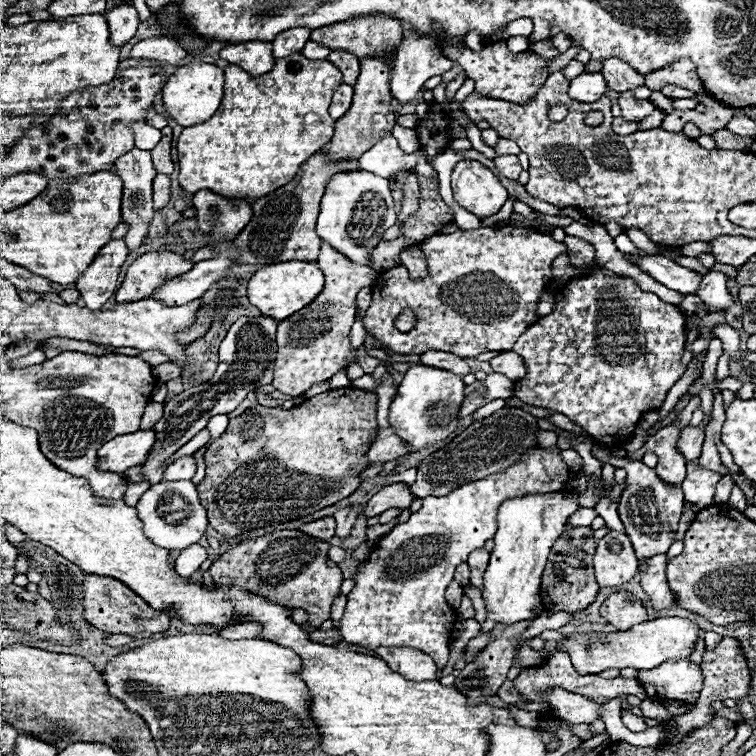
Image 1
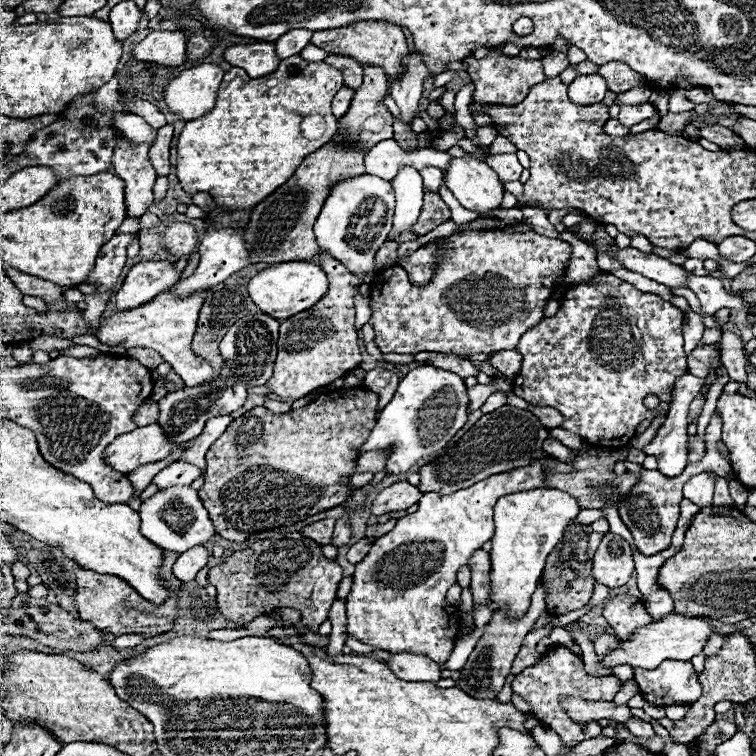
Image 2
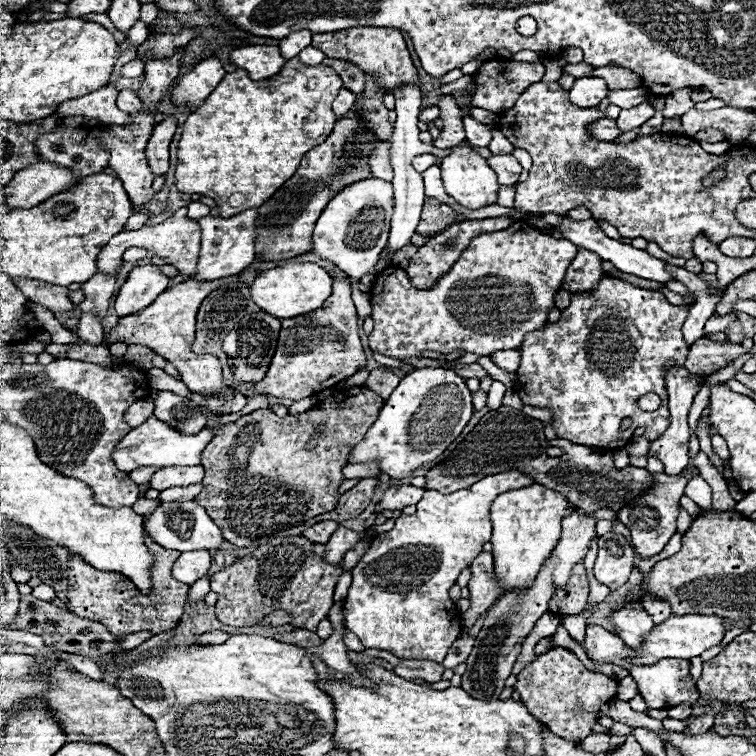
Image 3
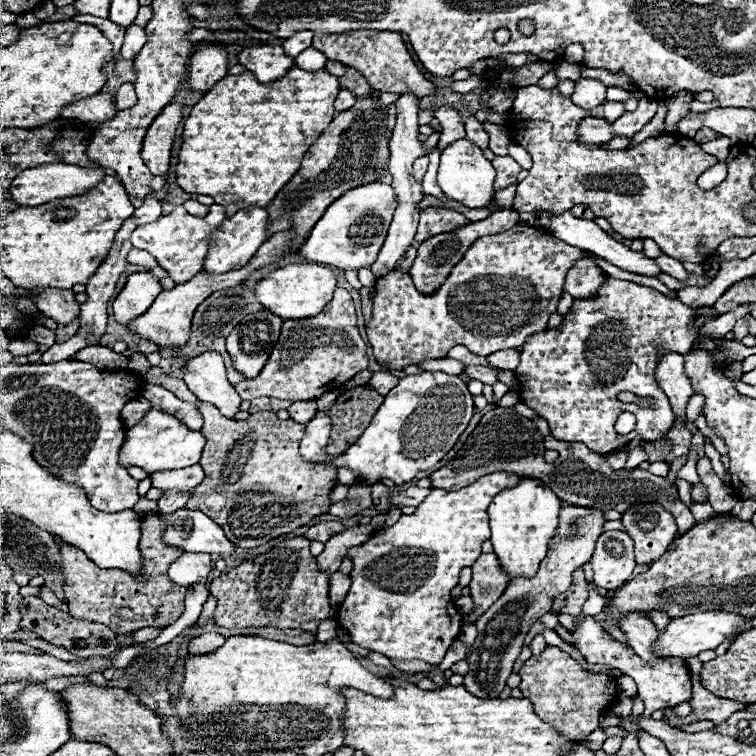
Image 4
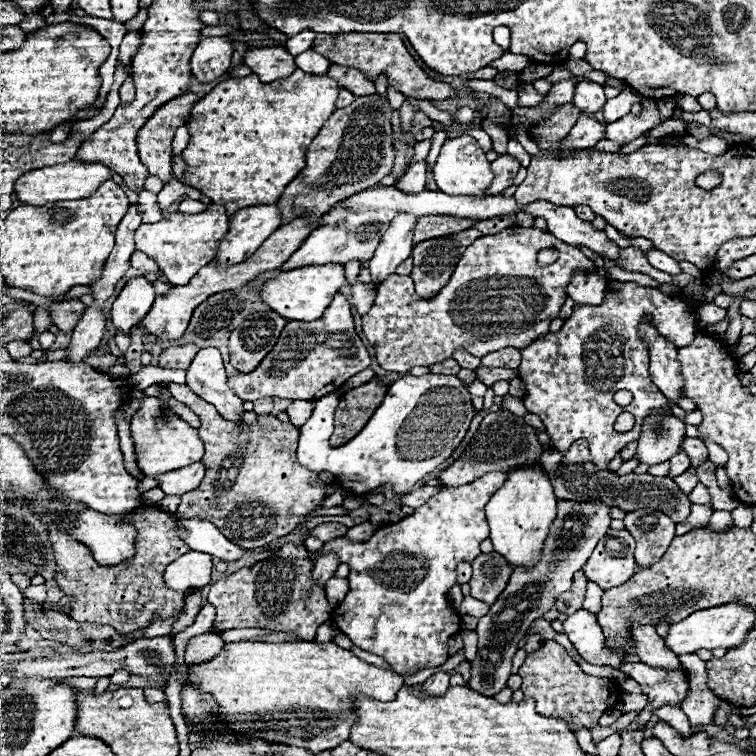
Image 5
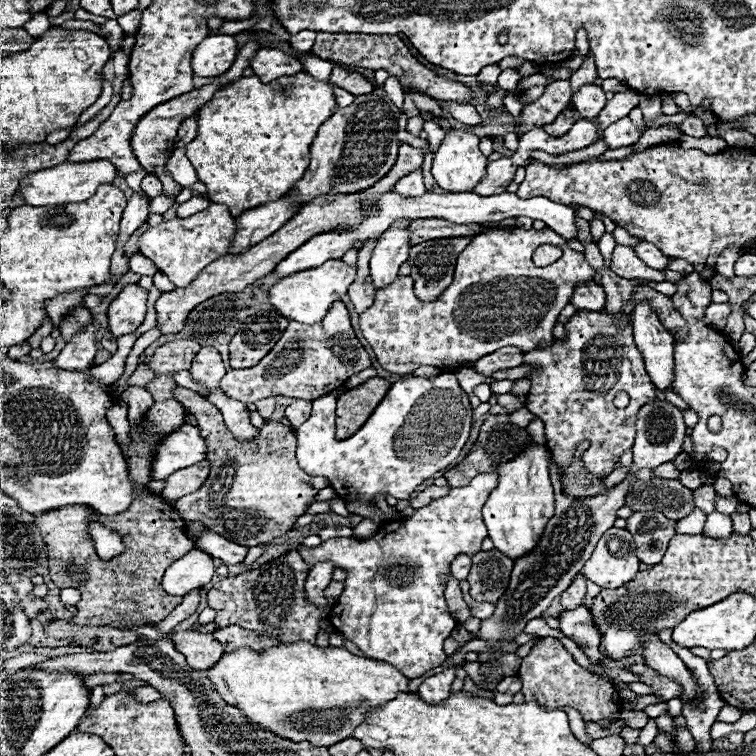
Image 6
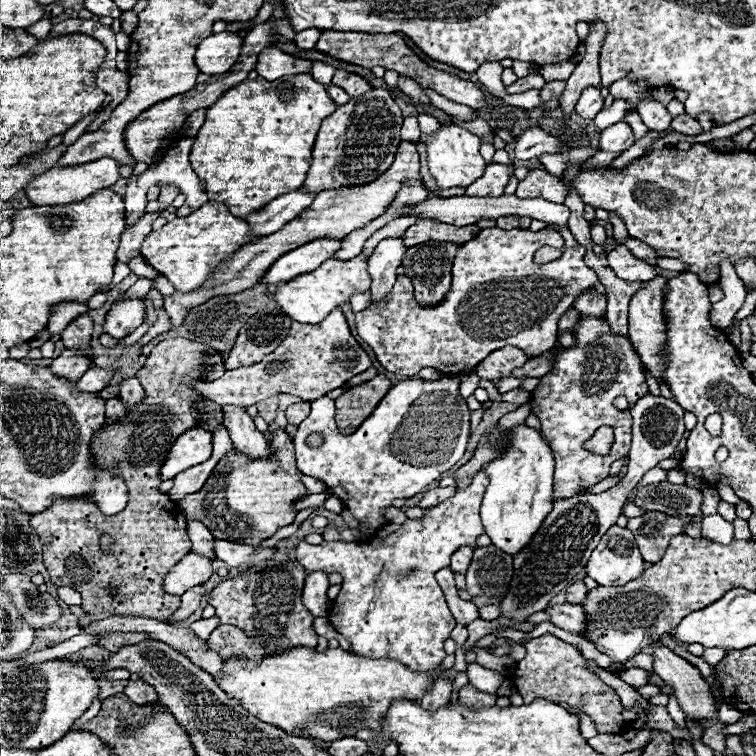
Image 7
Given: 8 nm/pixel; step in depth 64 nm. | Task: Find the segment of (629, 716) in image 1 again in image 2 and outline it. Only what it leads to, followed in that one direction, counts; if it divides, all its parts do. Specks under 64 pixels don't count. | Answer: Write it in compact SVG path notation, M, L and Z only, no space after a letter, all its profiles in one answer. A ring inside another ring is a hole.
M630 720L630 722L626 722L626 726L628 726L628 730L630 730L636 738L650 740L650 738L654 736L652 726L650 726L650 724L646 724L646 722L642 722L642 720Z

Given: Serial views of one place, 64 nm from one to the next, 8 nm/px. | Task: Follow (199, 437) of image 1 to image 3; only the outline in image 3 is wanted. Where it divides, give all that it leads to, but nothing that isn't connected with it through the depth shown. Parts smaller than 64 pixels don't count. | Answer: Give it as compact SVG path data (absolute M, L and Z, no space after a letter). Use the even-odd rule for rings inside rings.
M144 467L144 469L135 469L129 473L130 478L138 484L141 489L145 483L149 484L150 478L157 471L157 468Z

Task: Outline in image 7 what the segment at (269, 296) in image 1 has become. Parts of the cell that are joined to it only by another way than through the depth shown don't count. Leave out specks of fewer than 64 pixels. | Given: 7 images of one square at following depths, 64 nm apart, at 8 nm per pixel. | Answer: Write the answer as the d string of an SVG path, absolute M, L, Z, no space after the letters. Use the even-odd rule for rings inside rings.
M358 254L356 258L348 260L346 268L344 268L344 260L330 258L318 270L314 270L310 274L302 274L302 276L298 276L298 278L282 284L276 290L274 298L282 306L284 314L288 314L292 320L296 320L300 324L318 324L336 306L342 306L344 302L350 302L352 294L356 294L356 292L368 292L370 290L370 276L368 276L366 268L368 268L368 258L364 254Z

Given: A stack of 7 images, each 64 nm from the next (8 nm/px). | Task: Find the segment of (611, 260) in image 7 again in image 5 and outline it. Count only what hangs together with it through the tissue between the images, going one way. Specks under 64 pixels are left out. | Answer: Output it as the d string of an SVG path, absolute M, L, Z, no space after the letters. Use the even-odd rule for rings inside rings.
M628 246L628 248L620 248L616 266L626 270L626 272L640 272L640 274L648 274L650 278L654 278L660 284L673 284L672 276L666 272L656 270L648 264L644 252L640 248Z

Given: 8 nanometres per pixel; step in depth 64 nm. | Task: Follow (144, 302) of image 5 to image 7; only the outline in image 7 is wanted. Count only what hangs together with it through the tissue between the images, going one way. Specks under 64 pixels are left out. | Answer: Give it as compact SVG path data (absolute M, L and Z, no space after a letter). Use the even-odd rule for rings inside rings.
M132 298L132 300L114 302L102 328L112 338L122 340L130 332L134 332L142 322L144 322L144 308L140 304L140 298Z

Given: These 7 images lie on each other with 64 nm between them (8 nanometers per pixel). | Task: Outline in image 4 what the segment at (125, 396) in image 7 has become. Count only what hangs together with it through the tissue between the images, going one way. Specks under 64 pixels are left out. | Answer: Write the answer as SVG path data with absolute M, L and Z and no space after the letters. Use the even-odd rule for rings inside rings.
M150 406L146 416L132 428L128 428L128 440L124 442L120 450L120 464L124 468L128 466L140 466L148 474L162 472L162 470L176 470L186 468L192 464L198 464L202 458L204 448L204 436L200 432L188 430L184 422L174 418L172 414L162 412L158 406Z

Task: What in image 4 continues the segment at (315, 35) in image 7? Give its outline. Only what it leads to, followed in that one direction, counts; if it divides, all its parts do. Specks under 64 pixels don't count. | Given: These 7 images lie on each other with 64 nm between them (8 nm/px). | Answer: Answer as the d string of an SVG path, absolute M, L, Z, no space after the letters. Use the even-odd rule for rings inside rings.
M302 30L302 32L296 32L294 36L286 38L284 40L284 52L290 56L290 58L296 58L300 52L304 52L306 48L310 48L310 42L314 38L314 32L312 30Z

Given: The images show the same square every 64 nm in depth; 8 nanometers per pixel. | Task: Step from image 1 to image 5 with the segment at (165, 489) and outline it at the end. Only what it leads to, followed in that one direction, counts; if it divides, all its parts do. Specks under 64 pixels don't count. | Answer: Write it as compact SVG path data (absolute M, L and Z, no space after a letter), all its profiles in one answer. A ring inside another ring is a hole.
M180 514L176 516L178 516L178 534L182 534L182 540L192 550L206 552L222 562L236 562L242 558L244 548L232 544L210 522L200 520L200 518L180 518Z

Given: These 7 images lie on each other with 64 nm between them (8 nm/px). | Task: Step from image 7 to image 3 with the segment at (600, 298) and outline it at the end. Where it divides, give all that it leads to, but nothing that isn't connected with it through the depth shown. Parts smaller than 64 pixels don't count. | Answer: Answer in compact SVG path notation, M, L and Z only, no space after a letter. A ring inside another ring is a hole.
M578 250L578 258L570 264L566 272L562 288L572 294L582 294L584 290L594 290L594 286L602 280L602 260L598 254L590 254L590 250Z

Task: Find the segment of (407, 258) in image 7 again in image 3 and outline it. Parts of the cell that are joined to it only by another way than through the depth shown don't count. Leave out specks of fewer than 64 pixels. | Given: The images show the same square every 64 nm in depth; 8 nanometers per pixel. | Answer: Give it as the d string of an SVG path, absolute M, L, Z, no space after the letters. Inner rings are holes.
M498 216L498 218L486 218L486 220L464 220L464 222L458 222L458 224L452 224L448 230L436 234L434 238L430 238L424 246L418 248L418 252L414 254L412 262L408 264L406 272L412 280L412 284L416 288L432 288L434 282L438 278L442 278L450 266L460 258L460 254L468 248L470 244L470 238L476 238L480 234L486 234L486 232L498 232L498 230L506 230L514 220L510 216Z

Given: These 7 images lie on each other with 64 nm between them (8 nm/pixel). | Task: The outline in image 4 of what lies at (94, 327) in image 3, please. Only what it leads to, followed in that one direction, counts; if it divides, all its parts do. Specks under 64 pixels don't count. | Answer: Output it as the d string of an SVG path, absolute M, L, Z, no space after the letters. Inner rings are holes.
M76 334L74 338L70 338L64 344L54 344L50 346L44 354L42 354L42 364L50 364L50 362L58 362L58 360L68 360L72 358L80 348L88 346L88 342L84 340L84 334Z

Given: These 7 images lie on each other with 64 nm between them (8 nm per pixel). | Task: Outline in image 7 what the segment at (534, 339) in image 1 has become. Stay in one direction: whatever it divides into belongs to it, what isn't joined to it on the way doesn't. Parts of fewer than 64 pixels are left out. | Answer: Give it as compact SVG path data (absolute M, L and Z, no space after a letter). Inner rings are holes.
M582 316L574 336L576 346L570 350L560 350L550 374L542 376L538 388L532 392L532 412L540 418L540 430L546 434L546 440L556 454L554 500L572 498L582 486L590 488L602 482L608 478L610 464L628 456L632 440L632 416L628 410L618 410L614 406L614 398L626 396L628 404L634 406L634 402L648 392L640 356L634 352L628 338L610 334L606 320ZM600 426L614 428L614 444L606 456L594 456L592 452L584 450L584 442L592 438Z

